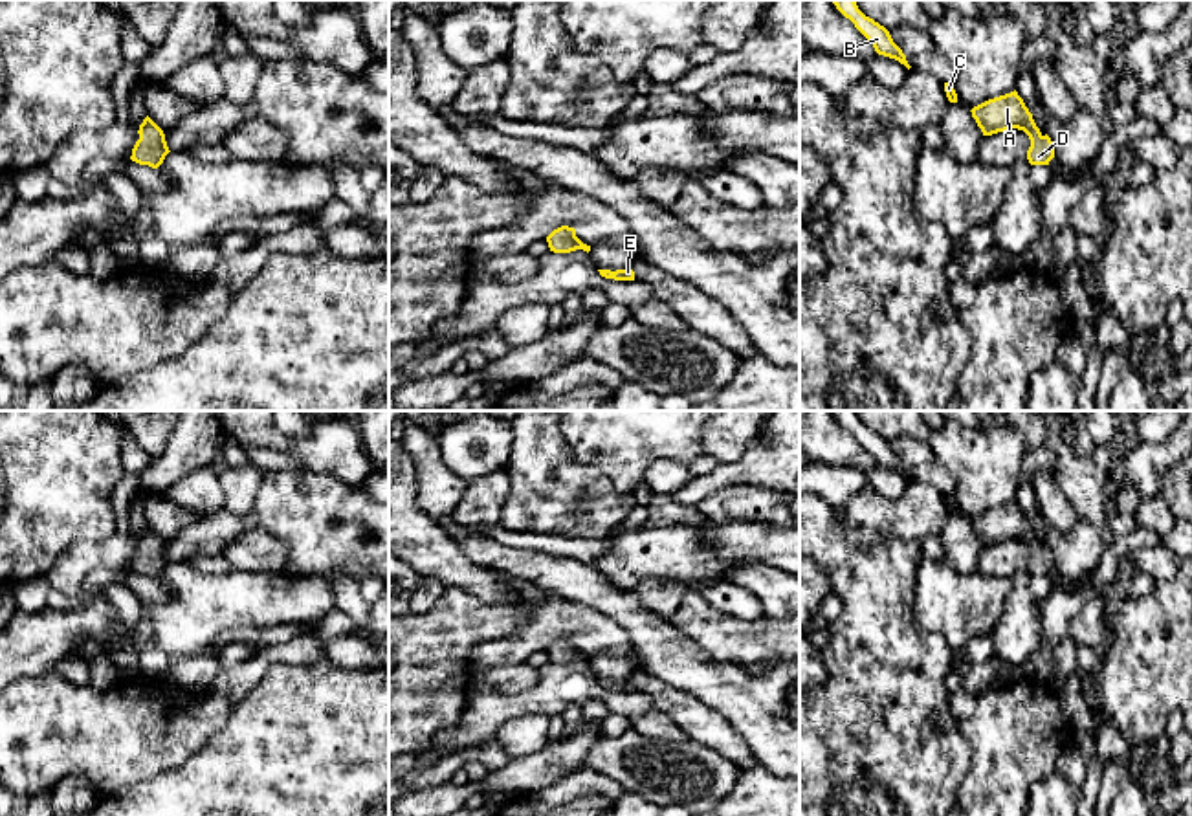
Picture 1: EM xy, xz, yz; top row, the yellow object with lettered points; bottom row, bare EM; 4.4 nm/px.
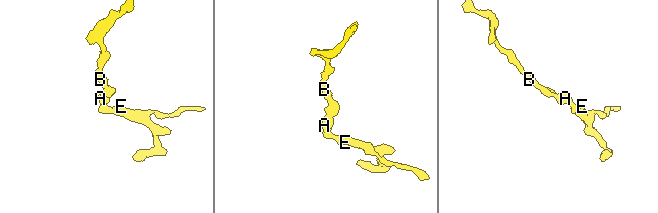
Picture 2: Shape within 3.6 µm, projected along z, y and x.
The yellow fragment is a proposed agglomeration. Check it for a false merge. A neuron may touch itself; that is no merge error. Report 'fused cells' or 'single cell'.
single cell

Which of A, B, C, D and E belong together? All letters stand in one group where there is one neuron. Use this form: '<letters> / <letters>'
A B C D E

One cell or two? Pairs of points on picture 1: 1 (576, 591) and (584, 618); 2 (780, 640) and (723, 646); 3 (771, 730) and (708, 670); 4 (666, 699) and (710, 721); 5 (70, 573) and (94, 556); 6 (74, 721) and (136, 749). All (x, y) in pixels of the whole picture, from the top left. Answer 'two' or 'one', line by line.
1: two
2: one
3: one
4: one
5: one
6: one

